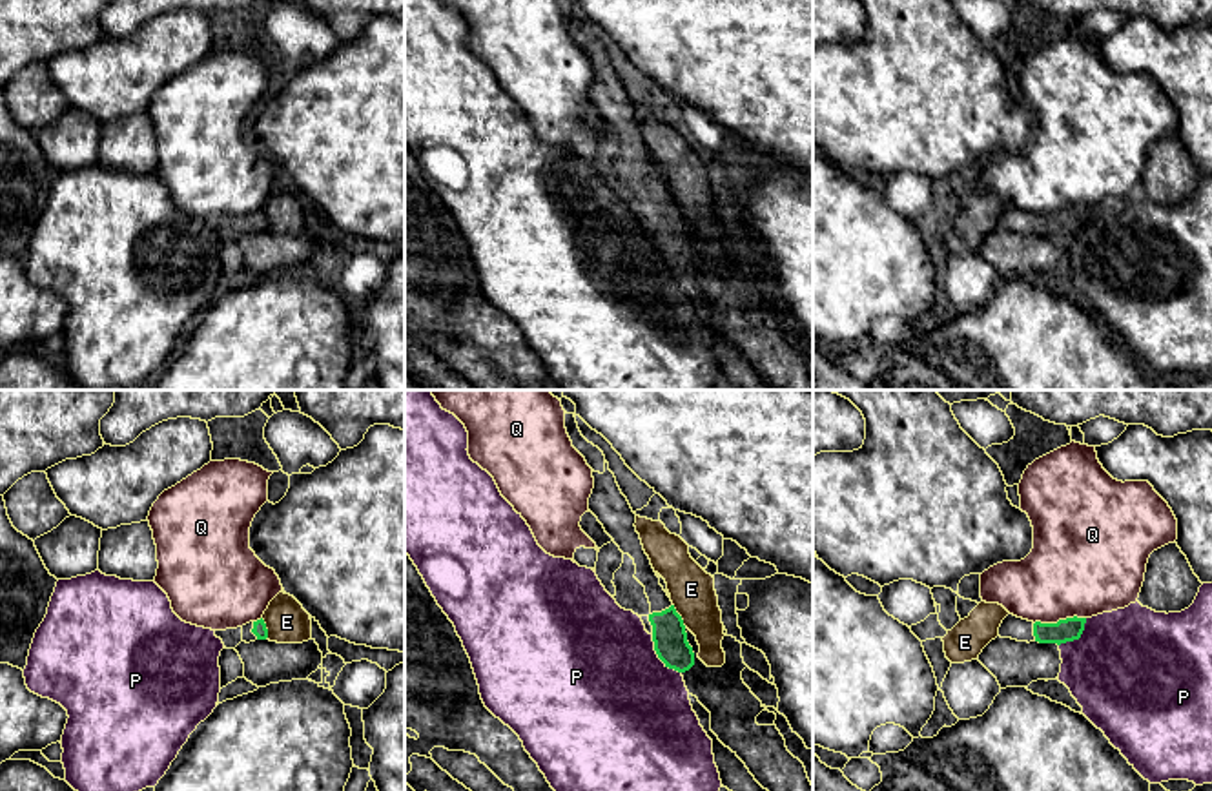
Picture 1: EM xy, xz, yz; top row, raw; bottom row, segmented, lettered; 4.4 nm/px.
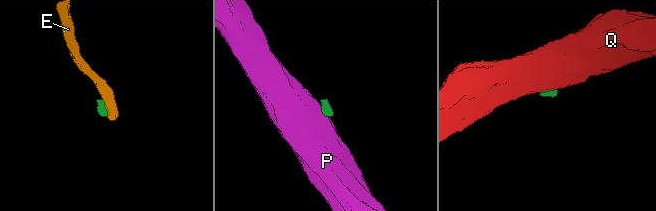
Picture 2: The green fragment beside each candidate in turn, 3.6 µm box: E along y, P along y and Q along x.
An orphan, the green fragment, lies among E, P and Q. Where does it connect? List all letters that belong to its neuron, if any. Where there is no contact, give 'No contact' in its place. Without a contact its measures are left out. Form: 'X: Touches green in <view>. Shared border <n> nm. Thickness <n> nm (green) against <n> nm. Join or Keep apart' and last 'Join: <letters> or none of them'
E: Touches green in xz. Shared border 120 nm. Thickness 150 nm (green) against 200 nm. Keep apart
P: Touches green in xz. Shared border 220 nm. Thickness 150 nm (green) against 500 nm. Keep apart
Q: Touches green in yz. Shared border 240 nm. Thickness 100 nm (green) against 440 nm. Keep apart
Join: none of them

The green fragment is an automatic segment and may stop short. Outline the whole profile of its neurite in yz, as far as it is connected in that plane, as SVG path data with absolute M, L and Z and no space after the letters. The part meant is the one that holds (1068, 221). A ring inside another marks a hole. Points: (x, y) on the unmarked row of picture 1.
M1008 206L1001 219L1001 230L1012 230L1017 233L1039 233L1039 235L1066 235L1079 231L1084 222L1086 210L1066 210L1059 211L1057 215L1041 215L1041 213L1028 213Z

